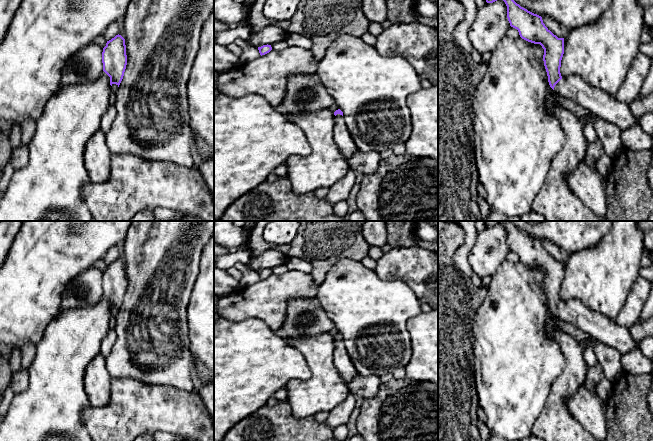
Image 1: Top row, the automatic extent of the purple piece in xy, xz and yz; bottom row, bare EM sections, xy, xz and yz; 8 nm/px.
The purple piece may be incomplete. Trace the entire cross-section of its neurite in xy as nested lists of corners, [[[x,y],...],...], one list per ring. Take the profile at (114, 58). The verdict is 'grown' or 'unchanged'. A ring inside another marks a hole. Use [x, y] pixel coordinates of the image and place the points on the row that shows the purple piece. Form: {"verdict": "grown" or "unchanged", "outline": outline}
{"verdict": "grown", "outline": [[[116,35],[107,41],[102,52],[103,71],[110,77],[111,90],[116,92],[127,65],[125,39]]]}

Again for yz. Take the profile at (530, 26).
{"verdict": "grown", "outline": [[[503,0],[507,6],[507,18],[510,26],[517,29],[522,39],[540,44],[544,49],[543,61],[550,87],[559,95],[569,98],[597,117],[615,124],[621,131],[633,125],[639,125],[640,118],[632,114],[630,105],[619,101],[602,89],[592,87],[577,75],[563,78],[560,73],[561,60],[564,54],[564,38],[558,38],[543,23],[542,17],[521,7],[514,0]]]}

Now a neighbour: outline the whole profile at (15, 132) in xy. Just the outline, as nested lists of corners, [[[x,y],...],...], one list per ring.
[[[13,125],[10,129],[9,142],[12,149],[17,148],[21,143],[22,129],[20,125]]]

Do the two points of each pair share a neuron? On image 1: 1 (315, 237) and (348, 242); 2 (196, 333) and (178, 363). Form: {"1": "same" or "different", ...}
{"1": "same", "2": "different"}

